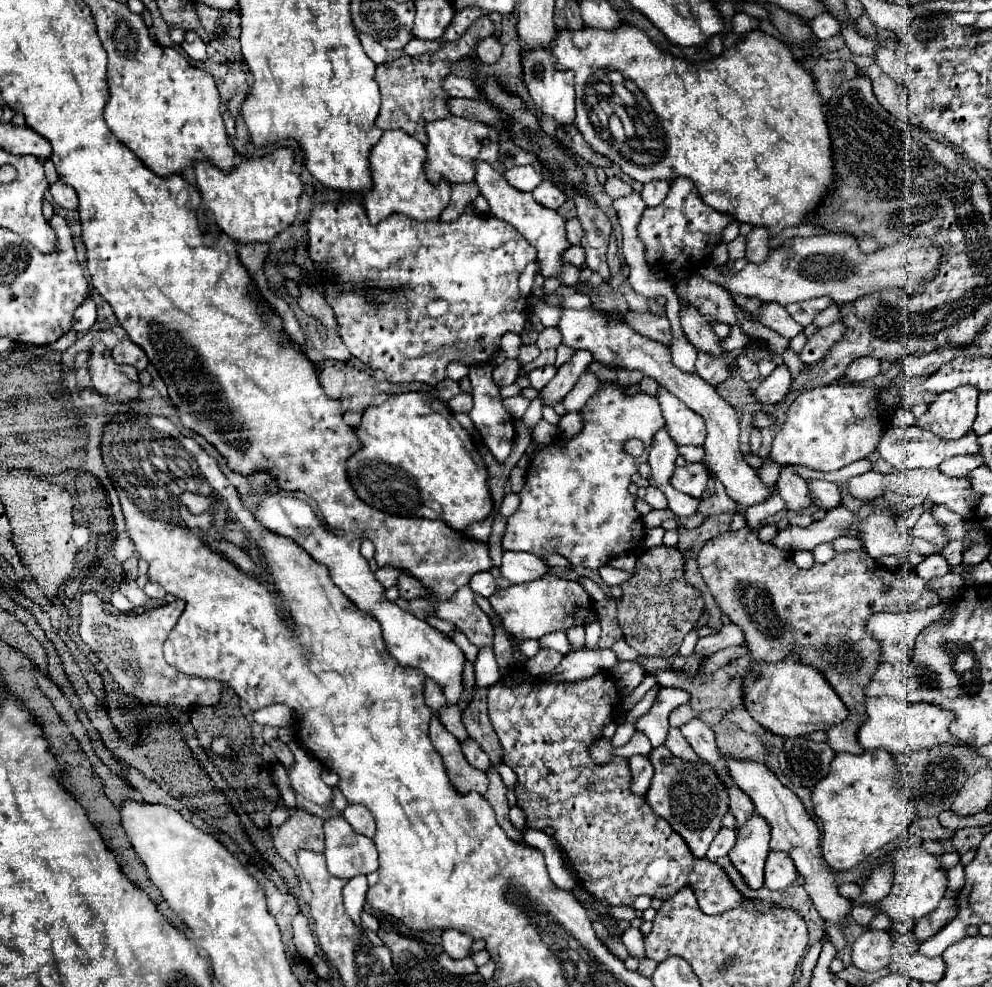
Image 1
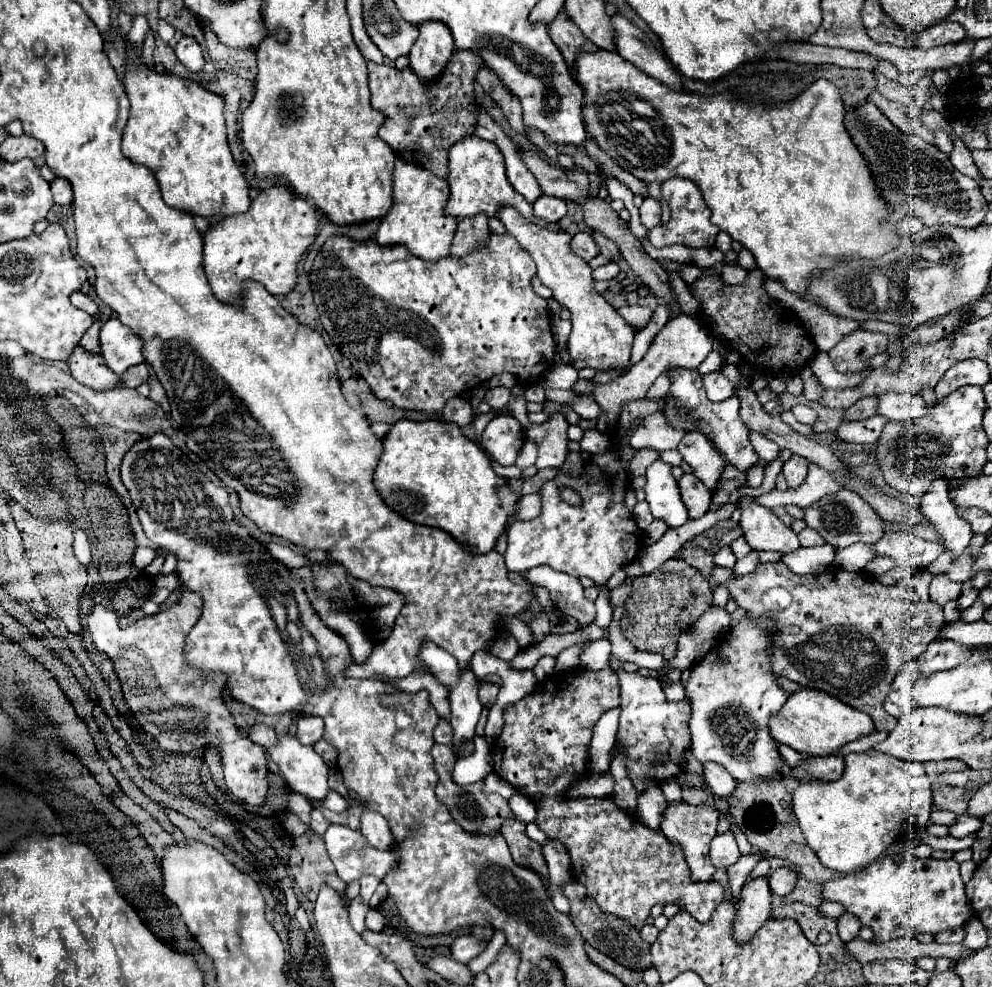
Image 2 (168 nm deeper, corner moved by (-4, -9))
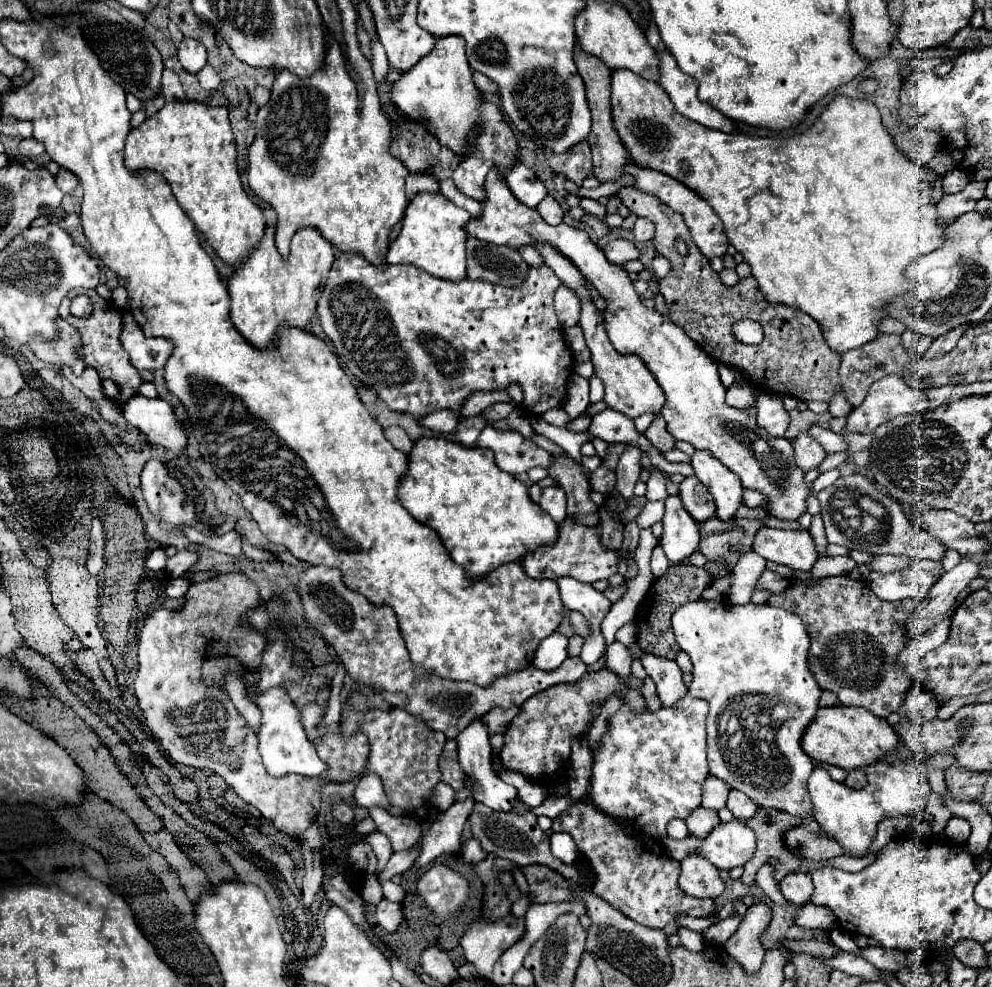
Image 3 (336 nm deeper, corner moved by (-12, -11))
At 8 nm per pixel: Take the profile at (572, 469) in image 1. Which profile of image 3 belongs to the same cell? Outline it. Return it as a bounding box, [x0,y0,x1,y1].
[521,519,619,583]

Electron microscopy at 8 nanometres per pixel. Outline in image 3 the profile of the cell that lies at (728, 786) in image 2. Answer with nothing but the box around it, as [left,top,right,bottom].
[727,789,759,819]

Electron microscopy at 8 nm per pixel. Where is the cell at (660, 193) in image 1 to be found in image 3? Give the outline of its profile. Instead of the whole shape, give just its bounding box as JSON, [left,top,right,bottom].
[633,219,655,243]

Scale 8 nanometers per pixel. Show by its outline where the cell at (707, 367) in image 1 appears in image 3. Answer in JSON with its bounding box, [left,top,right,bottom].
[727,383,757,409]

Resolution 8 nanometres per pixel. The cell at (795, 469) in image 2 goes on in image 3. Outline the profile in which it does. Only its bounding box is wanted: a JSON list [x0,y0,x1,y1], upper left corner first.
[793,433,827,471]

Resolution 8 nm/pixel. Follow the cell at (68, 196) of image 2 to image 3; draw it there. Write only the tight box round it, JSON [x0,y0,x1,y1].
[55,169,77,193]

